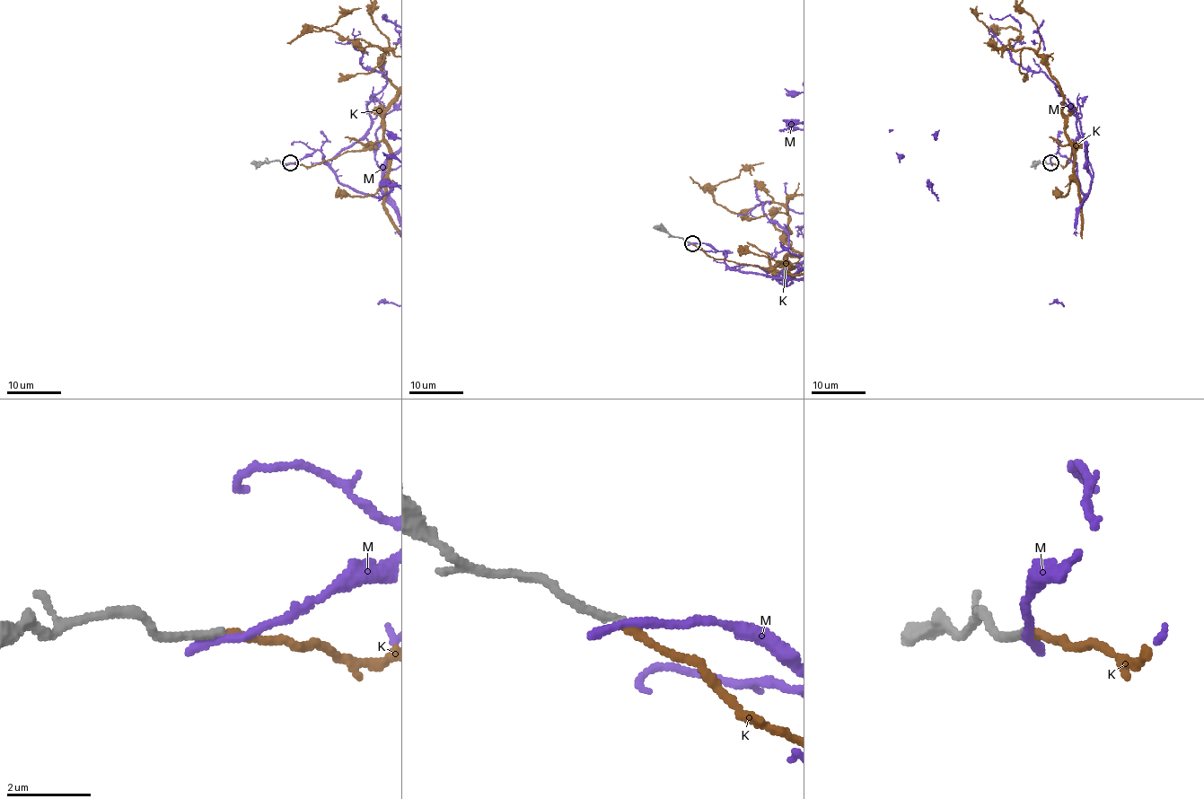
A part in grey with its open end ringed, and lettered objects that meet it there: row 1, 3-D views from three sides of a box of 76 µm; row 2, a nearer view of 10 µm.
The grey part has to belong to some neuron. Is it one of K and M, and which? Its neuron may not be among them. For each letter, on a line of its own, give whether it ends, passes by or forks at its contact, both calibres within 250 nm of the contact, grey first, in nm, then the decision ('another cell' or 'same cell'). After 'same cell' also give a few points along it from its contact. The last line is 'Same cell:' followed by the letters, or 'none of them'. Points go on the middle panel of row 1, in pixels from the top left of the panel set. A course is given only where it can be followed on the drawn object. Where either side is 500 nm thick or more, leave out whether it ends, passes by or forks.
K: it ends there; 190 nm thick on the grey side, 200 nm on the other; same cell
M: it ends there; 190 nm thick on the grey side, 280 nm on the other; another cell
Same cell: K

